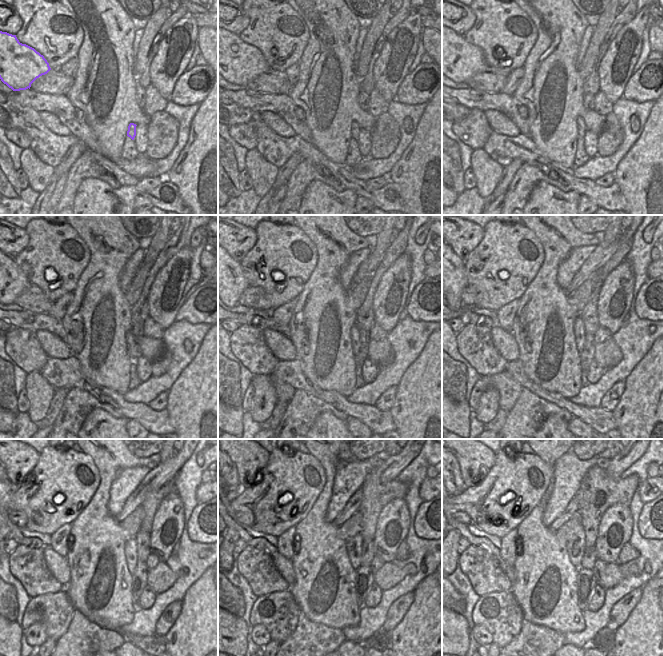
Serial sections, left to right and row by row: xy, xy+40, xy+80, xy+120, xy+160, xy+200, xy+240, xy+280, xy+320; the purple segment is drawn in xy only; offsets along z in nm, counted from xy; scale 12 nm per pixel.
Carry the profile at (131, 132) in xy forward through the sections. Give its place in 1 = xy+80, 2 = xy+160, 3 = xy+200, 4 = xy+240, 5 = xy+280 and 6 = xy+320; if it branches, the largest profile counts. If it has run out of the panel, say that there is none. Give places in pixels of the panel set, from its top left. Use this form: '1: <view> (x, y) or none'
1: xy+80 (580, 125)
2: xy+160 (355, 333)
3: xy+200 (578, 327)
4: xy+240 (130, 549)
5: xy+280 (353, 545)
6: xy+320 (576, 545)

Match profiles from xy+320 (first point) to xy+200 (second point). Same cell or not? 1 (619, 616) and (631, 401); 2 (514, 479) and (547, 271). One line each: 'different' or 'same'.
1: different
2: different

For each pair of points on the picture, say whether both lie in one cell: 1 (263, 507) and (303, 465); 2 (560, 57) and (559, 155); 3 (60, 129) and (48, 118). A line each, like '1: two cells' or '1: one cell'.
1: one cell
2: one cell
3: one cell

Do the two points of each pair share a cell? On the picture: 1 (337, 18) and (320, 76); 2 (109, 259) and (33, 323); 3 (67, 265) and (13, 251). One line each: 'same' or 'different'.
1: same
2: different
3: different

